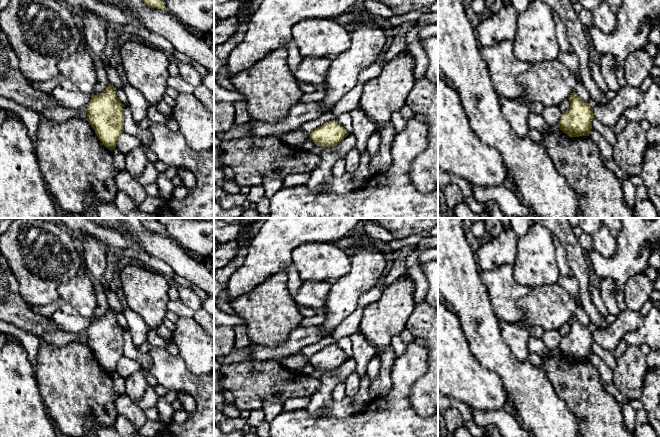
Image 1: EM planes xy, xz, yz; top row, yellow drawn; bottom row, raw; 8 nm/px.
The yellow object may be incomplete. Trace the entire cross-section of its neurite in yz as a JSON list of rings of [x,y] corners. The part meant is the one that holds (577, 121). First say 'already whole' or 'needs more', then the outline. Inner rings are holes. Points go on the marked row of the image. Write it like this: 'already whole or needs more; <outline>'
already whole; [[[576,92],[569,98],[570,107],[562,113],[558,127],[569,137],[589,136],[594,118],[593,109]]]

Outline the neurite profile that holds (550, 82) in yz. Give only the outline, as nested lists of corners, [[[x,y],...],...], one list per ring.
[[[558,59],[534,63],[518,77],[524,88],[520,99],[528,105],[542,103],[544,107],[560,105],[575,92],[577,79]]]

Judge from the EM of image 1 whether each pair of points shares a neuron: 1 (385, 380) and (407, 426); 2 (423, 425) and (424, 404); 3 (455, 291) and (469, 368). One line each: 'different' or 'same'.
1: different
2: different
3: different

